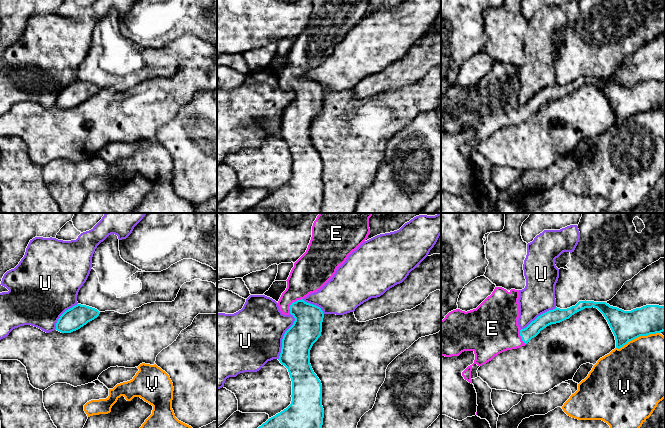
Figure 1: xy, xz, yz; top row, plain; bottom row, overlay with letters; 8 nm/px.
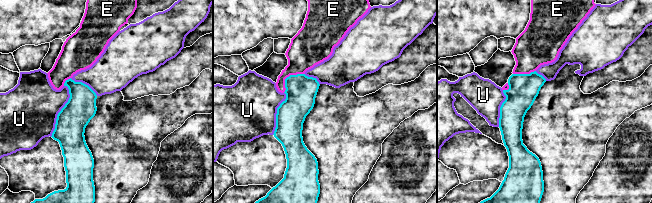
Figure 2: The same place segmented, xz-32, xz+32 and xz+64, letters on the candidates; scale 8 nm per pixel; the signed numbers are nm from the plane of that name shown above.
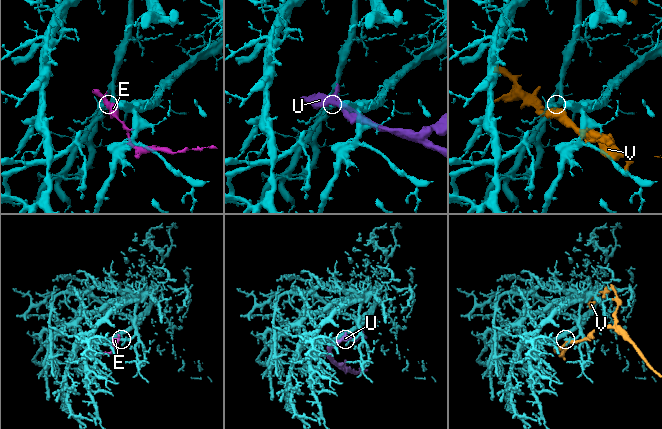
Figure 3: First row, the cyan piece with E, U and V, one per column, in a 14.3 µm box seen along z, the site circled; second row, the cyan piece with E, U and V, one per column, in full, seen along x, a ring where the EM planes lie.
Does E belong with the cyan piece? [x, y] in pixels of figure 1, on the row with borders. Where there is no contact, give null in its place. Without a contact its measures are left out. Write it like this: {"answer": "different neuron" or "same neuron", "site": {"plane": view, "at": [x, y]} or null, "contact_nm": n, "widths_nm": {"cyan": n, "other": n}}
{"answer": "same neuron", "site": {"plane": "xz", "at": [292, 303]}, "contact_nm": 170, "widths_nm": {"cyan": 240, "other": 280}}

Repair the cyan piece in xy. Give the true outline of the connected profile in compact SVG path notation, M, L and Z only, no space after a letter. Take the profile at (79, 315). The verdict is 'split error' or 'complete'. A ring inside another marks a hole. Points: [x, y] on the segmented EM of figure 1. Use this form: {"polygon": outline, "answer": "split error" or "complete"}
{"polygon": "M77 304L66 310L56 323L57 331L71 333L99 316L100 312L92 307Z", "answer": "complete"}

